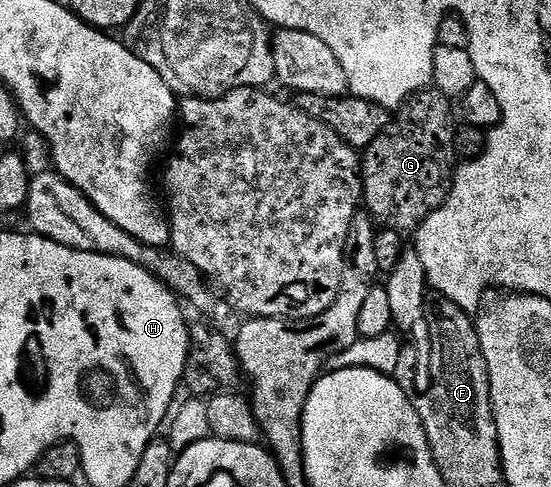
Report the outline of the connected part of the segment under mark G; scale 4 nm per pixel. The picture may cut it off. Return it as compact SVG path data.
M423 88L397 109L390 127L361 153L364 206L379 229L391 228L403 234L417 233L418 227L448 198L460 163L454 145L454 108L452 101L437 88Z

